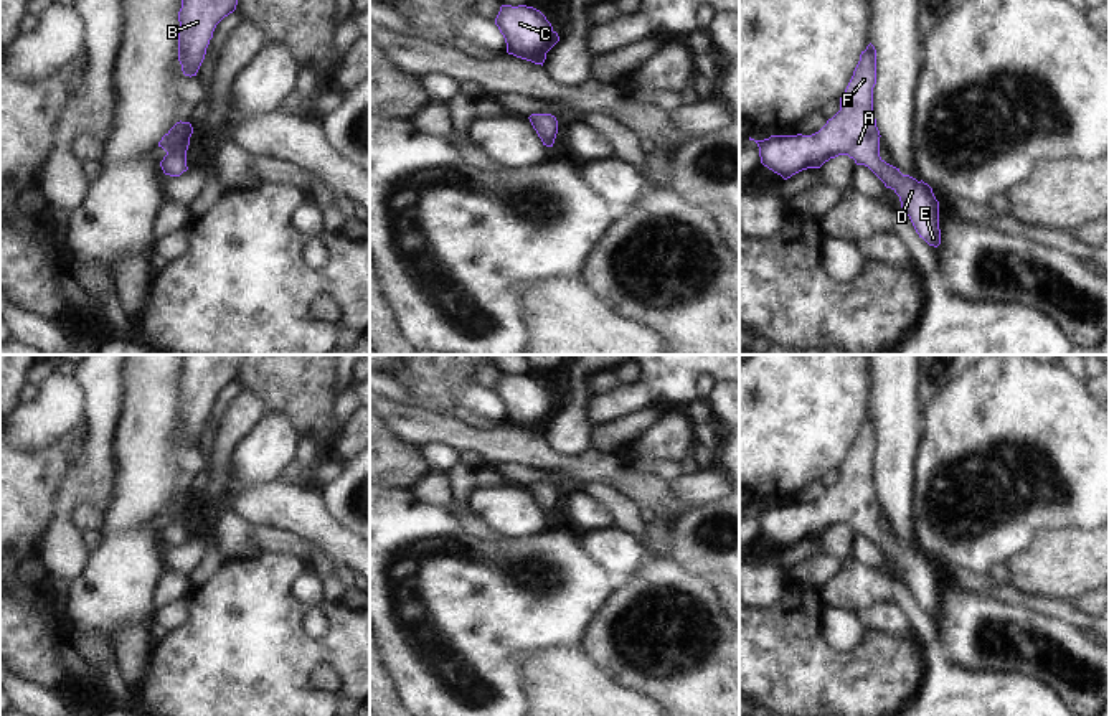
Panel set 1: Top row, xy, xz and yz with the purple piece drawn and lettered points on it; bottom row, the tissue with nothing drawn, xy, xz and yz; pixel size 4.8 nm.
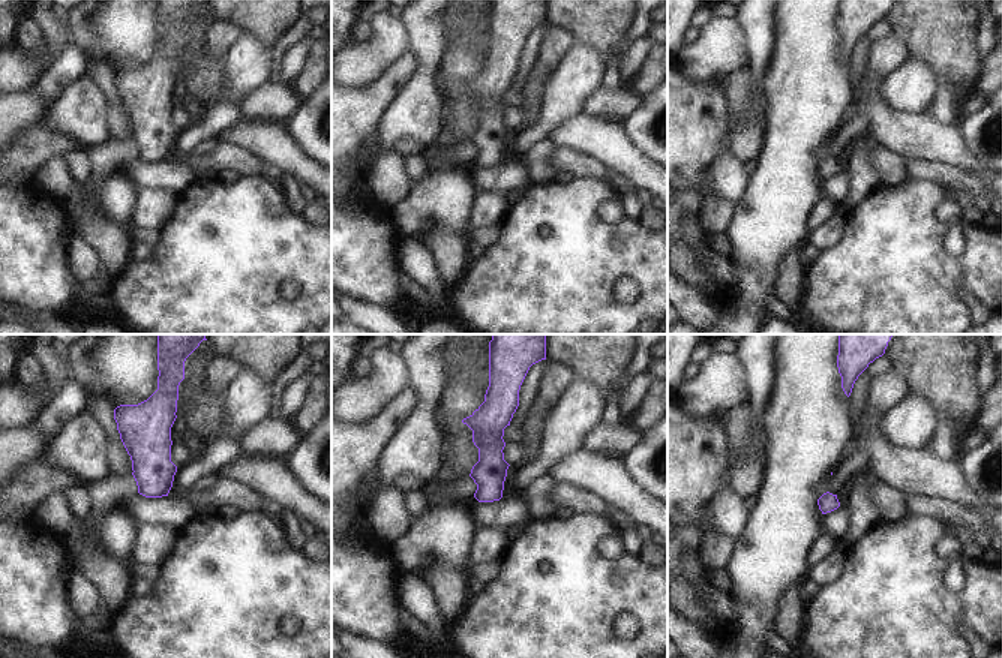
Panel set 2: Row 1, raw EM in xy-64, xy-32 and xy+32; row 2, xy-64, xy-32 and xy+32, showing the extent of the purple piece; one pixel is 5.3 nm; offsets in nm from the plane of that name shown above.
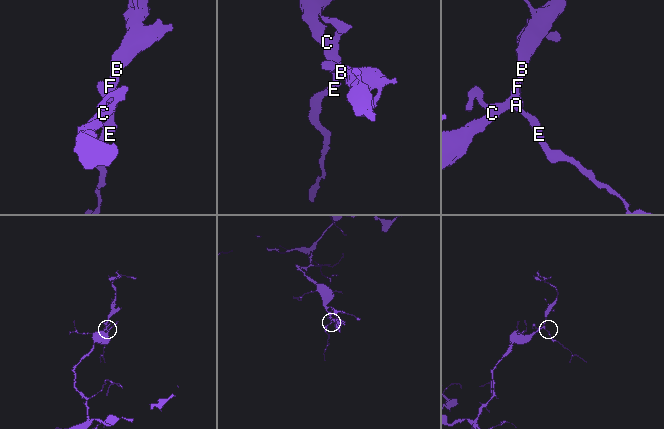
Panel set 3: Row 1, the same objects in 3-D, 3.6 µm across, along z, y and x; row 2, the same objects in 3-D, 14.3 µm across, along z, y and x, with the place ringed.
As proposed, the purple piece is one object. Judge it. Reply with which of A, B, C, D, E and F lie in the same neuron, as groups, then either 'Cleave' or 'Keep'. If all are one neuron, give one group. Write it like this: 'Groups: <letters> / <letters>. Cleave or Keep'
Groups: A B C D E F. Keep

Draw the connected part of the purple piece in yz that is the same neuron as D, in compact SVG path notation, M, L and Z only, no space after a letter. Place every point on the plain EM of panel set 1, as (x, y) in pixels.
M870 412L860 424L853 445L840 467L840 480L812 505L771 505L754 510L761 533L784 549L807 539L820 538L830 528L848 525L857 535L868 536L886 558L891 558L909 586L916 602L929 615L941 614L939 571L932 558L903 544L899 538L880 526L880 500L873 485L873 457L876 454L876 419Z

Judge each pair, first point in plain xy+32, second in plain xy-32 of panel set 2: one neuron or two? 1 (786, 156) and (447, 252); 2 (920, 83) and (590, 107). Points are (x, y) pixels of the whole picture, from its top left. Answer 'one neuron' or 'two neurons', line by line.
1: two neurons
2: two neurons

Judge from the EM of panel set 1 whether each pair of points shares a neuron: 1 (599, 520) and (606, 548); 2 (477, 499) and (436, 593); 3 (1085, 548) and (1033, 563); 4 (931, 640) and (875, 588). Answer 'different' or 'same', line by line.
1: different
2: different
3: same
4: same

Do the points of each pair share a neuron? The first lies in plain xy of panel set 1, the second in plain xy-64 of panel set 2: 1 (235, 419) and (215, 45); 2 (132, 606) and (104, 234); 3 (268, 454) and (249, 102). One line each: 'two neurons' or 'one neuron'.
1: one neuron
2: two neurons
3: two neurons

